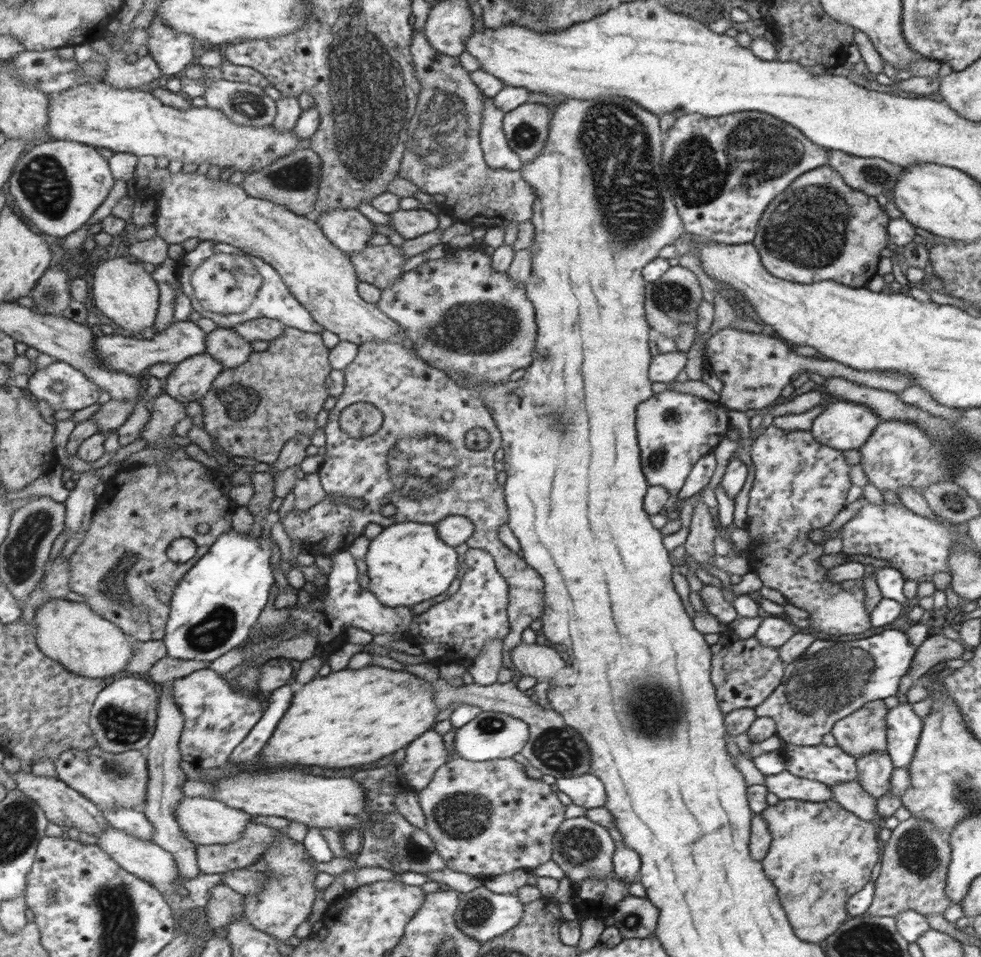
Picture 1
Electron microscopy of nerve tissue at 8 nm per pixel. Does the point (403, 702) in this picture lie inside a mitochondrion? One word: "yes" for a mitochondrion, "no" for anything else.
no

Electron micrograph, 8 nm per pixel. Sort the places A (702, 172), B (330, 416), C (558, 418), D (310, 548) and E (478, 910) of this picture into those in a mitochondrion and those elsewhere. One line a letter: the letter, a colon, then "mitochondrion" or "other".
A: mitochondrion
B: other
C: mitochondrion
D: other
E: mitochondrion

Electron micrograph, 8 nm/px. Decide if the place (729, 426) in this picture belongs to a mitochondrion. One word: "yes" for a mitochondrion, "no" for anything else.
no

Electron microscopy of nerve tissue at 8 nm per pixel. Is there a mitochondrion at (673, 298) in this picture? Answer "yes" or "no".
yes

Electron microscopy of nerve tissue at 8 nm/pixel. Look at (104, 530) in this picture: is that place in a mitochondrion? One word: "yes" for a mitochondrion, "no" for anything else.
no

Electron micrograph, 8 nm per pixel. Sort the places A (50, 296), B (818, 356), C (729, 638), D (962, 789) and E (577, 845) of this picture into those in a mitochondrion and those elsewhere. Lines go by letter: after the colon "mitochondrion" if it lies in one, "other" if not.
A: mitochondrion
B: other
C: other
D: mitochondrion
E: mitochondrion

